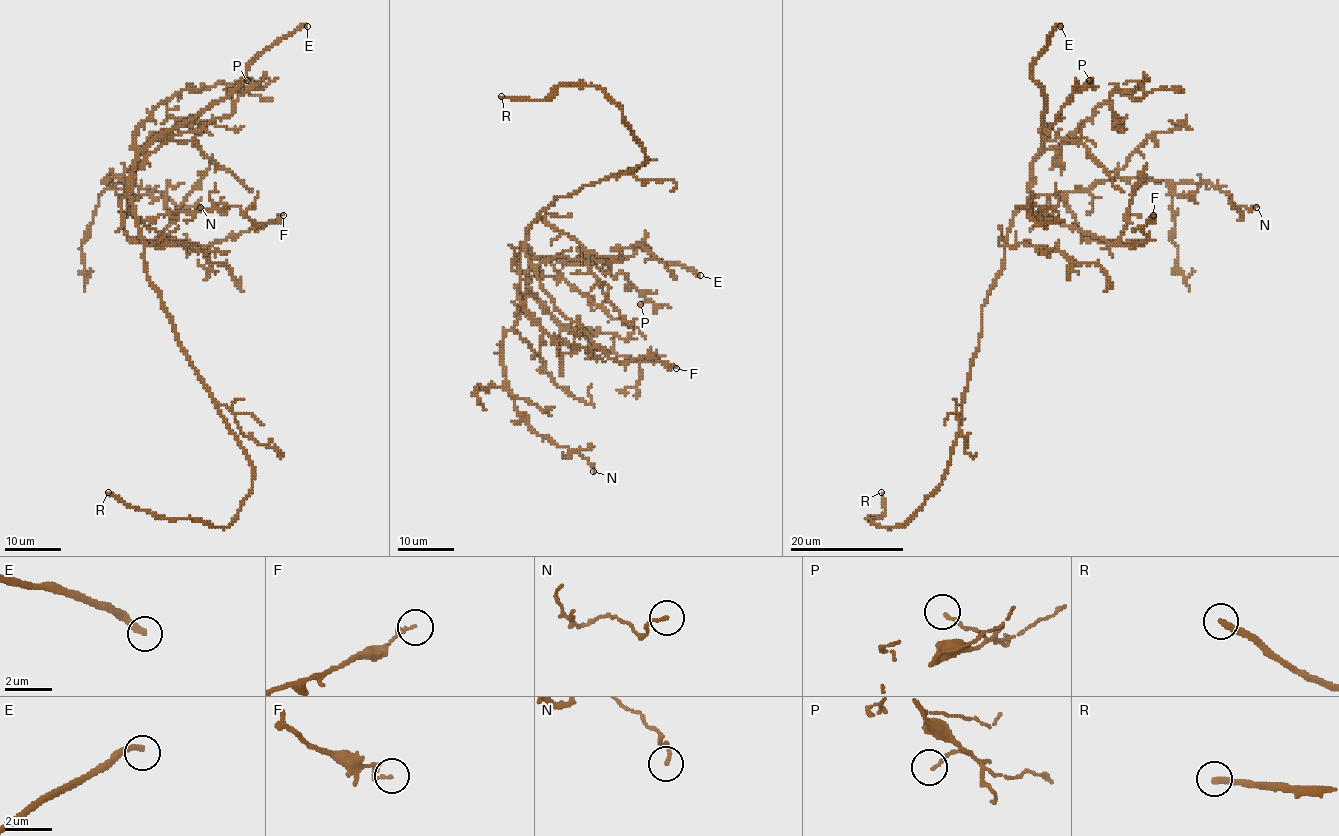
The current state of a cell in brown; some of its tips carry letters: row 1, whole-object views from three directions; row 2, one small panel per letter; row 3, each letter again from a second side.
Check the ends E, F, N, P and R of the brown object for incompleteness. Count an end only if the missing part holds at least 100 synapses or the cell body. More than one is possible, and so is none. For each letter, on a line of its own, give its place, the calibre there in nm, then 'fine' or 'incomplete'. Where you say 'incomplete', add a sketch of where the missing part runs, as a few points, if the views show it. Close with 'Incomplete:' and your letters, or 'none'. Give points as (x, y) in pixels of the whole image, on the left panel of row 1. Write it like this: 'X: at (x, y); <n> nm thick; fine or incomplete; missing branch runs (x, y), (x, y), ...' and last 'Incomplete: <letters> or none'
E: at (307, 26); 260 nm thick; incomplete
F: at (283, 215); 180 nm thick; fine
N: at (200, 207); 130 nm thick; fine
P: at (247, 80); 120 nm thick; fine
R: at (108, 492); 280 nm thick; incomplete; missing branch runs (108, 492), (84, 482), (25, 441)
Incomplete: E, R

